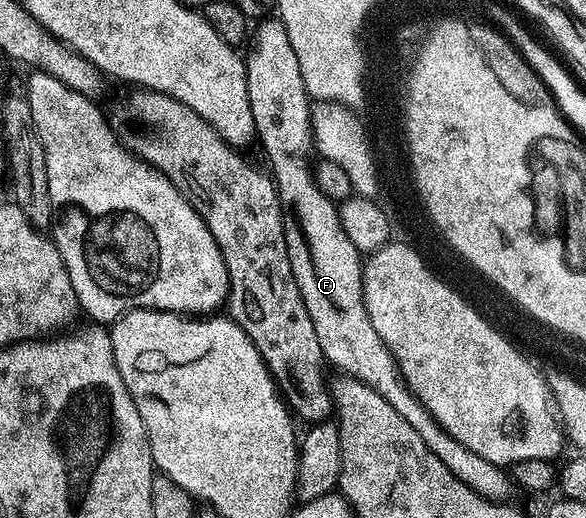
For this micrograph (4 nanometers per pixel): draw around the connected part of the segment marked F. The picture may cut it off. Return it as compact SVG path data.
M265 16L255 23L250 34L250 41L246 46L246 57L244 58L246 68L246 92L250 92L250 112L254 112L254 128L258 142L264 145L264 154L268 157L267 165L273 182L276 183L276 191L280 197L280 207L284 213L284 231L286 232L286 252L290 256L290 268L294 272L294 280L302 292L302 300L306 304L306 312L310 312L310 320L314 324L314 332L318 336L320 345L319 353L323 361L329 367L337 366L341 375L349 378L357 378L362 384L374 388L418 436L422 436L422 444L466 484L466 488L474 488L484 498L492 502L501 502L511 499L514 491L514 483L509 473L503 466L495 466L490 460L482 460L478 452L470 452L466 444L454 440L438 420L434 420L432 413L418 400L418 396L408 387L396 358L386 348L382 336L374 332L374 324L370 324L370 316L366 312L364 303L364 268L362 265L361 251L350 244L350 236L342 228L342 220L337 203L331 202L322 192L322 188L316 182L314 173L314 143L312 141L312 106L304 81L302 80L302 68L298 68L298 56L294 56L294 47L290 45L290 36L286 36L284 23L276 16Z

